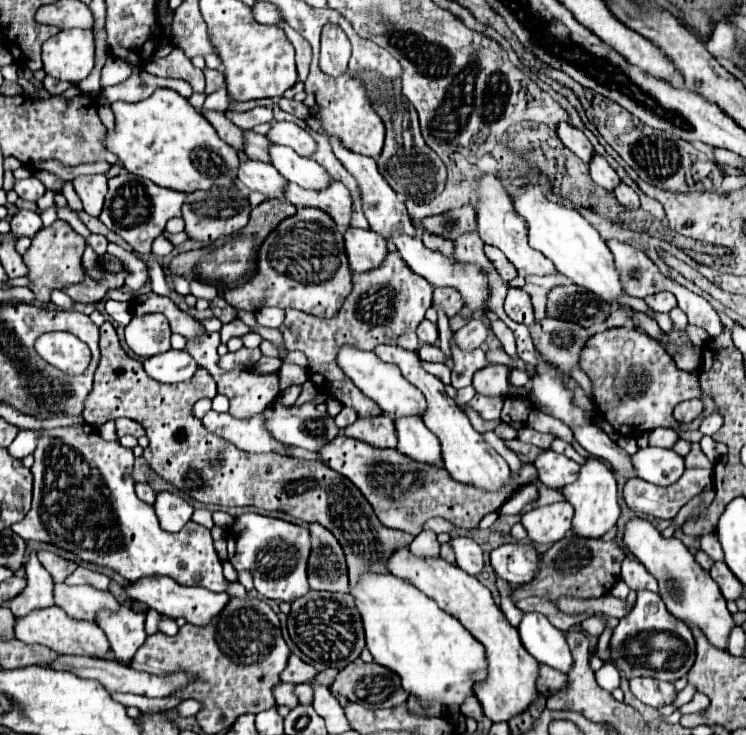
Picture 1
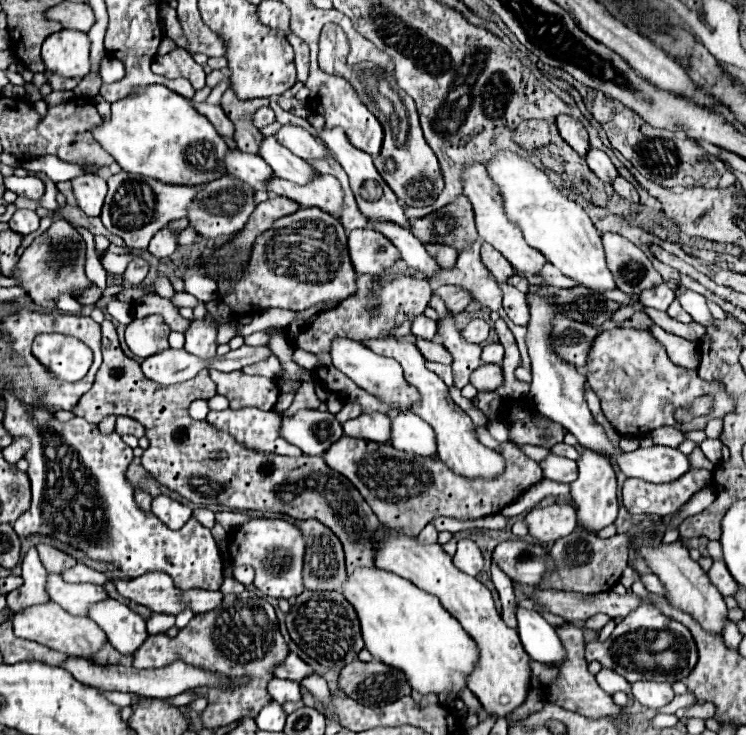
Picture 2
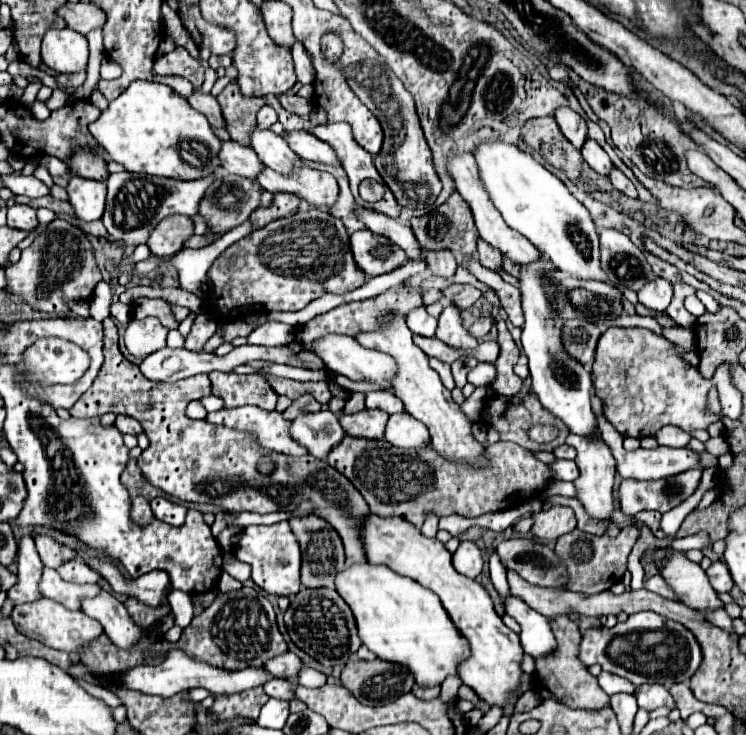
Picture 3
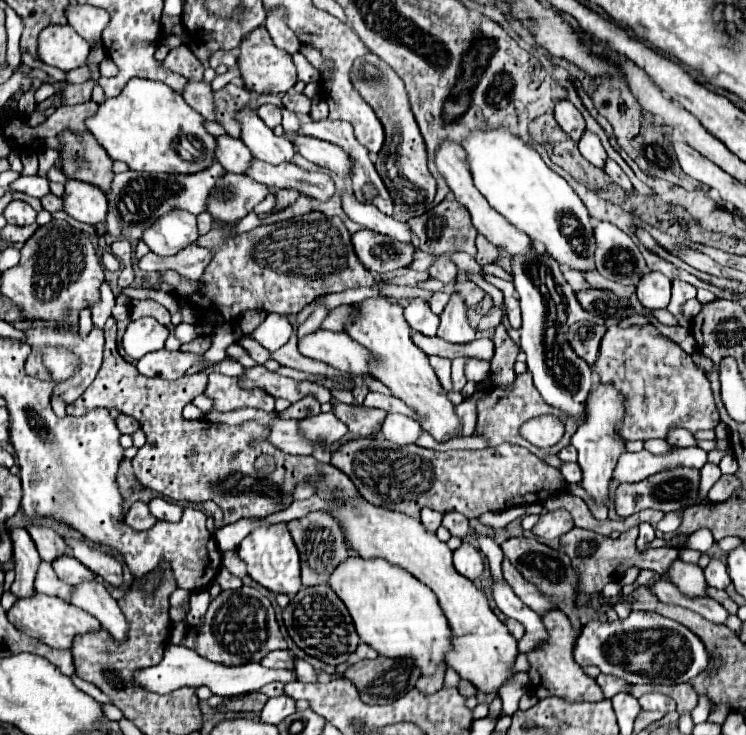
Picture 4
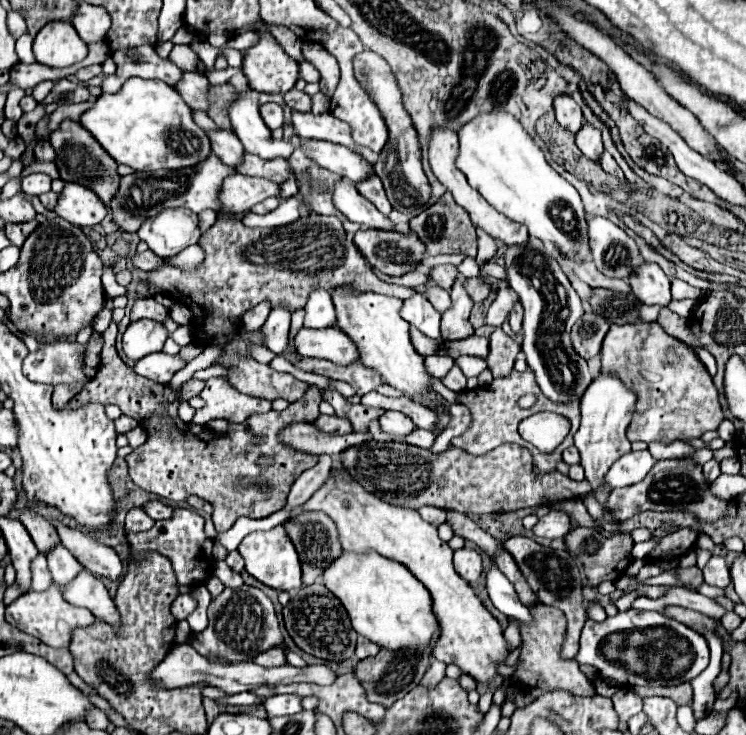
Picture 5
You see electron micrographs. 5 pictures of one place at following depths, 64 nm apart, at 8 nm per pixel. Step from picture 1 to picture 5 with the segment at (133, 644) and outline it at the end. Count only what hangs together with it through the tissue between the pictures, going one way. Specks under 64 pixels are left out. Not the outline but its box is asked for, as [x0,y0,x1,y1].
[64,570,120,628]

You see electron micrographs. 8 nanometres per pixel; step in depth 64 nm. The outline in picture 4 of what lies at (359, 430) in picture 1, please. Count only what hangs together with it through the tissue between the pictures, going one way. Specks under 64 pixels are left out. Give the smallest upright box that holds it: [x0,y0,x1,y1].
[332,398,386,436]

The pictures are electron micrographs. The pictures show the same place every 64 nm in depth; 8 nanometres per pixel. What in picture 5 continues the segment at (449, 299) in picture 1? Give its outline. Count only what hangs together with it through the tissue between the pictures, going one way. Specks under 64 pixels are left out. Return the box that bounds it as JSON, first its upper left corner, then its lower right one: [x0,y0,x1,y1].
[466,276,490,302]

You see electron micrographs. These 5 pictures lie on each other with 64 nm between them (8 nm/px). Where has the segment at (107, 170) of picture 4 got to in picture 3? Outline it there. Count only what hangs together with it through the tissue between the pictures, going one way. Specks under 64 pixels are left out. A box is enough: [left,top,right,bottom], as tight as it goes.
[66,148,110,184]

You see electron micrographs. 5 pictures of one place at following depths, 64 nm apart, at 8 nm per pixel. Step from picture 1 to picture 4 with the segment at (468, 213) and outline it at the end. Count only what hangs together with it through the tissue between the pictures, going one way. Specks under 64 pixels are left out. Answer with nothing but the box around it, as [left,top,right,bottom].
[408,192,476,256]

